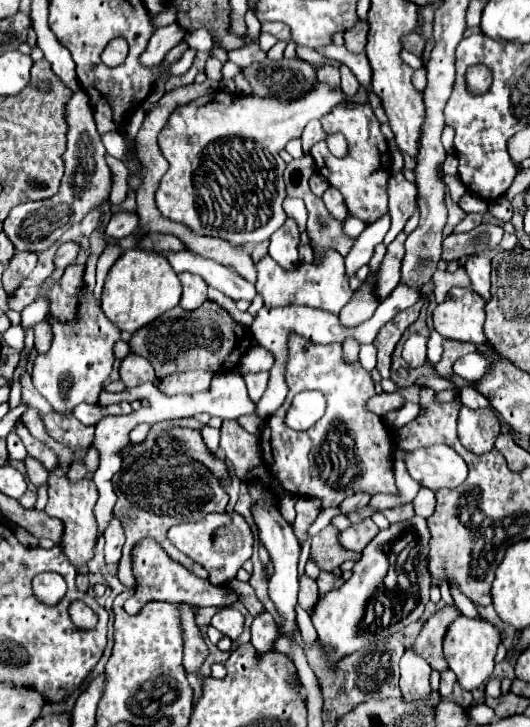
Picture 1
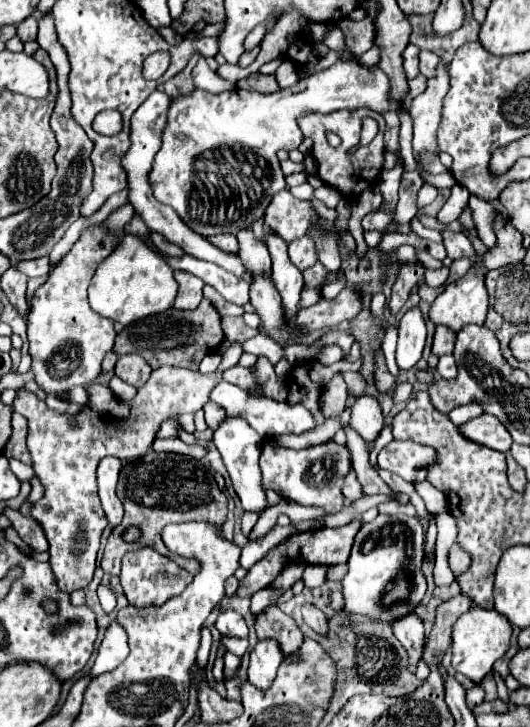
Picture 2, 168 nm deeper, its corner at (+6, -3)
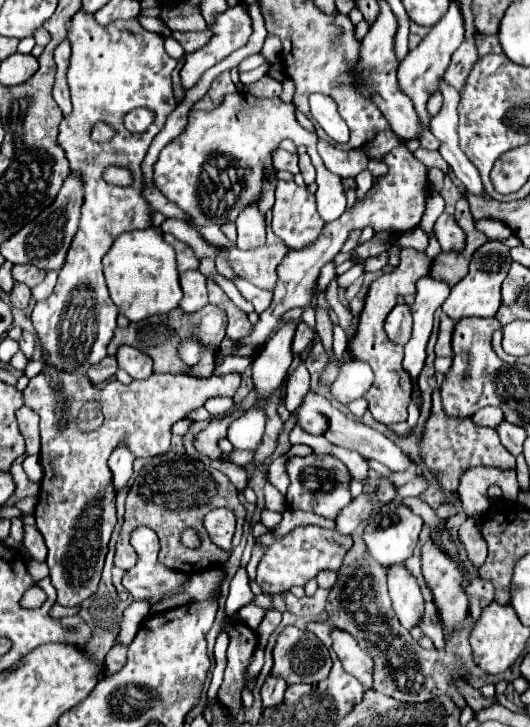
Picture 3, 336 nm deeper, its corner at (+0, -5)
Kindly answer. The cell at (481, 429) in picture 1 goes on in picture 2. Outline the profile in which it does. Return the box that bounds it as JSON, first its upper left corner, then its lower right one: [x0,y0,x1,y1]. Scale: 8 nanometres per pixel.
[460,413,512,451]

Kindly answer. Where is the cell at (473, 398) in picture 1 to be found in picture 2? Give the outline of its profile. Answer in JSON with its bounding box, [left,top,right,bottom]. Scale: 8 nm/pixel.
[450,403,484,425]

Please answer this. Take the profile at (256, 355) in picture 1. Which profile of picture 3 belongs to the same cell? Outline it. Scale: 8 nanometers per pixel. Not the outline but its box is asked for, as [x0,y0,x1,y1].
[214,357,252,375]

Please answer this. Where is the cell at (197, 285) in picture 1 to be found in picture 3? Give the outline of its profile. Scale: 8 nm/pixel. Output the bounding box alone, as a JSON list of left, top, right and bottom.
[180,269,208,313]

